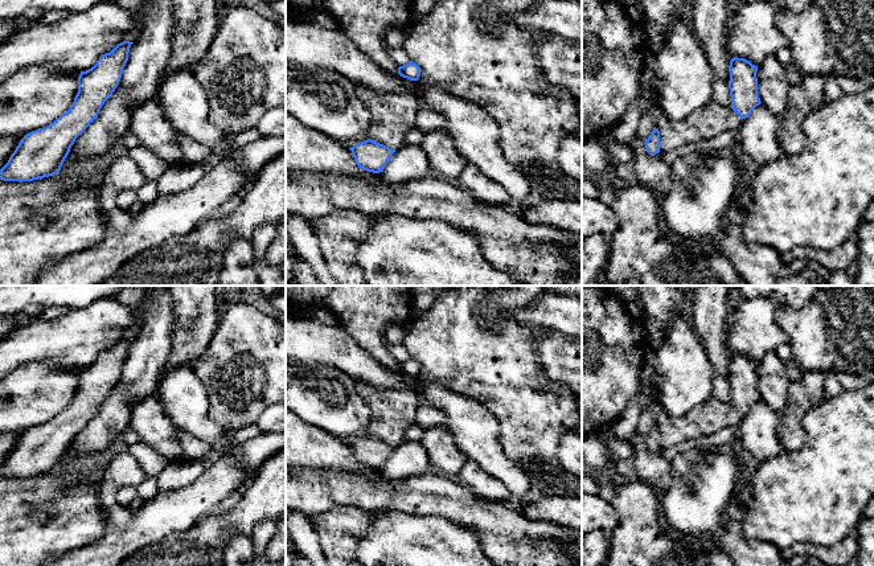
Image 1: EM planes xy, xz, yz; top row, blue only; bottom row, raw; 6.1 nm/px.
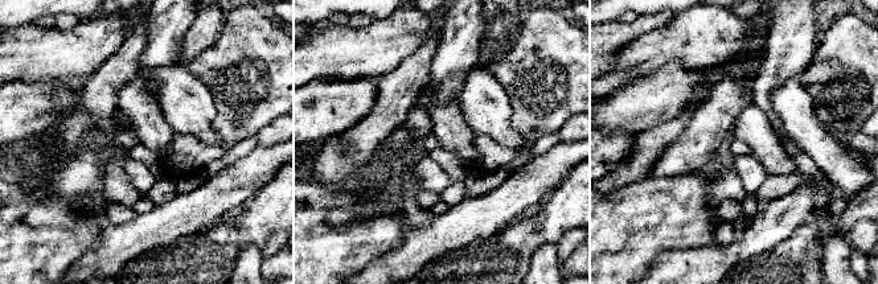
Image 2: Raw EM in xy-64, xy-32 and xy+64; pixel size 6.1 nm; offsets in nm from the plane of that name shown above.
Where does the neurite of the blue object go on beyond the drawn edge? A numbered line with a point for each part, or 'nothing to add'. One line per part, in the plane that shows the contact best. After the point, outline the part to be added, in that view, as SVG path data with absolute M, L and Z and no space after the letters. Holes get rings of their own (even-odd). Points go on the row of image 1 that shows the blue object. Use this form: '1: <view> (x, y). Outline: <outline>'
nothing to add

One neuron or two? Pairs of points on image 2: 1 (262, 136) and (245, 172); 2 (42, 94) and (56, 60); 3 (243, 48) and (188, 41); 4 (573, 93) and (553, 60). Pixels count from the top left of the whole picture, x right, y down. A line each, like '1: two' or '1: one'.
1: two
2: two
3: two
4: one

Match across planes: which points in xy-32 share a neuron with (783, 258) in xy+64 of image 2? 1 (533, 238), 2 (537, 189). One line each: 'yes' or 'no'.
1: yes
2: no

